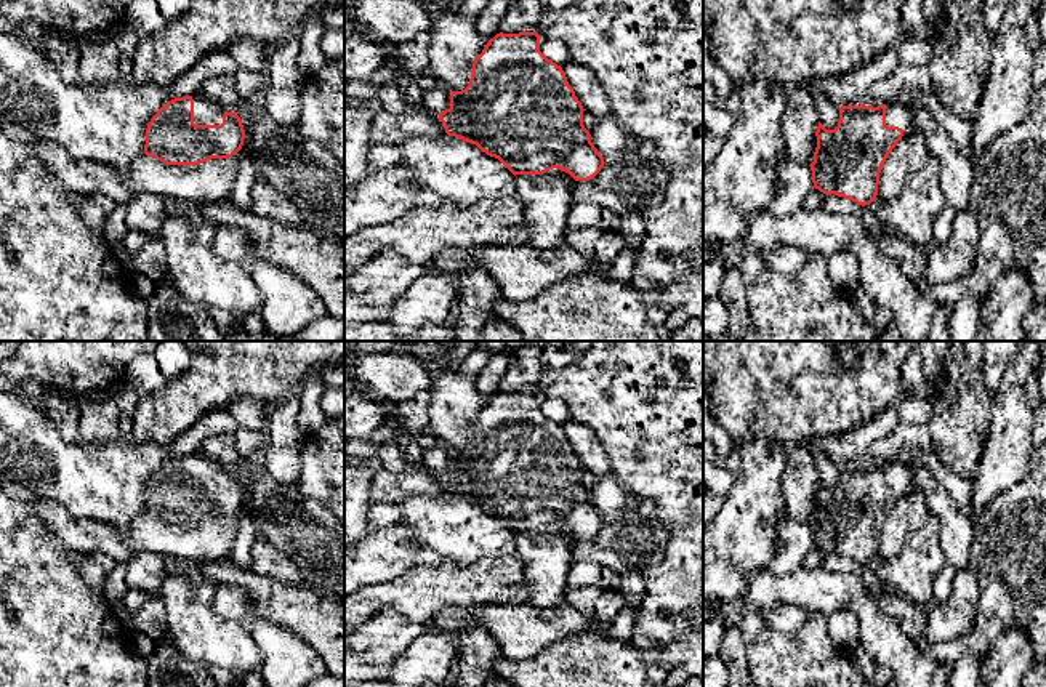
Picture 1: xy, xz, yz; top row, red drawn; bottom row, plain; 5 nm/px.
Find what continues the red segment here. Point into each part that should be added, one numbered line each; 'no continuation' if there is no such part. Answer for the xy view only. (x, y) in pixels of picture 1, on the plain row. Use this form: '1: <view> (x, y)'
1: xy (205, 470)

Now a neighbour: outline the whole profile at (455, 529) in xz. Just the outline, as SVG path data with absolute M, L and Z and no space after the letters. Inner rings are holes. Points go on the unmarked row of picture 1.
M455 495L410 496L397 503L400 525L412 527L416 544L460 565L516 554L514 533L476 503Z

